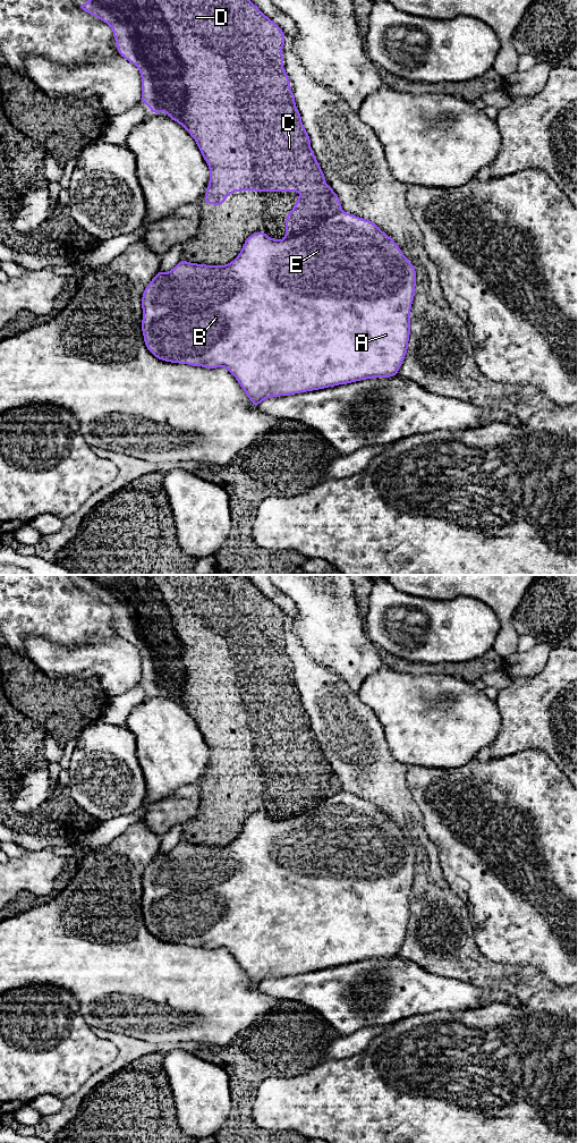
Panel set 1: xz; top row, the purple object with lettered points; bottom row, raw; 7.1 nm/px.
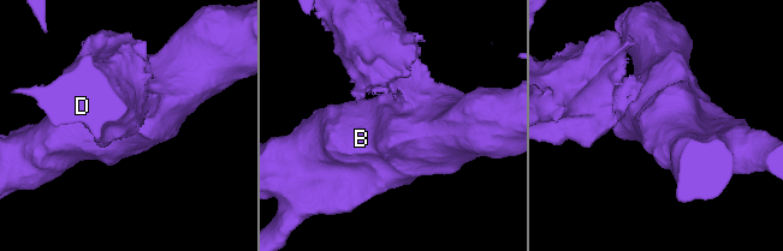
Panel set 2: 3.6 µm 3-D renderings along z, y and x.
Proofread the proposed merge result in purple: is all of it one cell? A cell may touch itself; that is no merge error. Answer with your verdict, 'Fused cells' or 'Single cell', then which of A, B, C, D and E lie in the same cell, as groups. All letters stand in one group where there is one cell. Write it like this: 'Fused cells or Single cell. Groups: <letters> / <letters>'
Fused cells. Groups: A B E / C D

